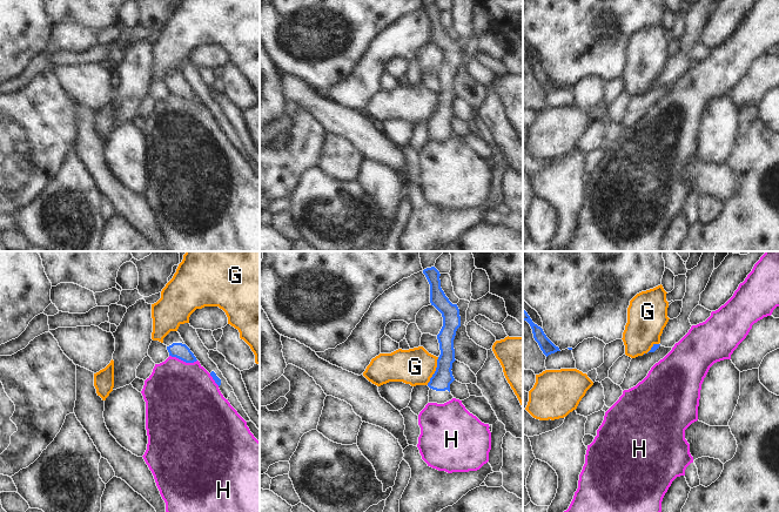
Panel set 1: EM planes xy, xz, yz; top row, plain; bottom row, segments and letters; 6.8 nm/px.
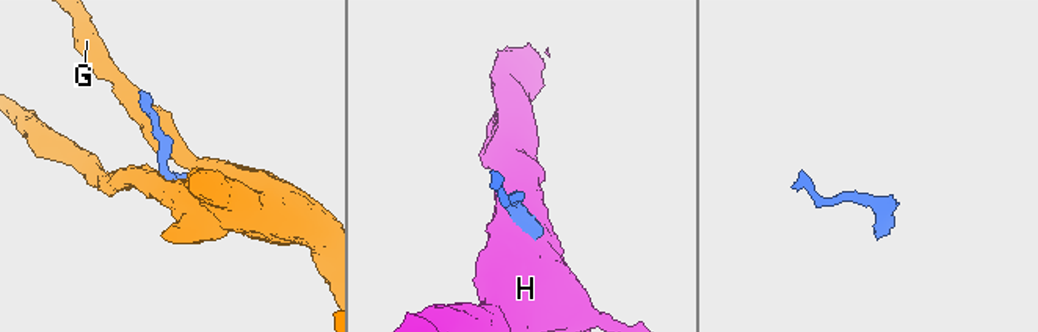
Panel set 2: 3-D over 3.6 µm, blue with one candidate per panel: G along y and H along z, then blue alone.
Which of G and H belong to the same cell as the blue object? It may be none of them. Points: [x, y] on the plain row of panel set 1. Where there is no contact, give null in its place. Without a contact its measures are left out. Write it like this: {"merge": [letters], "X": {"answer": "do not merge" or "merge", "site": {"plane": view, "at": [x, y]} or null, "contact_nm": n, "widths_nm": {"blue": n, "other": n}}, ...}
{"merge": [], "G": {"answer": "do not merge", "site": {"plane": "xz", "at": [435, 108]}, "contact_nm": 200, "widths_nm": {"blue": 140, "other": 260}}, "H": {"answer": "do not merge", "site": {"plane": "xy", "at": [183, 98]}, "contact_nm": 200, "widths_nm": {"blue": 110, "other": 480}}}

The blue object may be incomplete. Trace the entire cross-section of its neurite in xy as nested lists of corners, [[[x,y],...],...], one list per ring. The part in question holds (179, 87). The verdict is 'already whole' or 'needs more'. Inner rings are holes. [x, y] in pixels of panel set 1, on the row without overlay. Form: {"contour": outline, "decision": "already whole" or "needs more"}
{"contour": [[[170,68],[163,75],[163,81],[167,83],[169,93],[172,94],[176,94],[186,100],[194,100],[197,97],[177,68]]], "decision": "needs more"}

